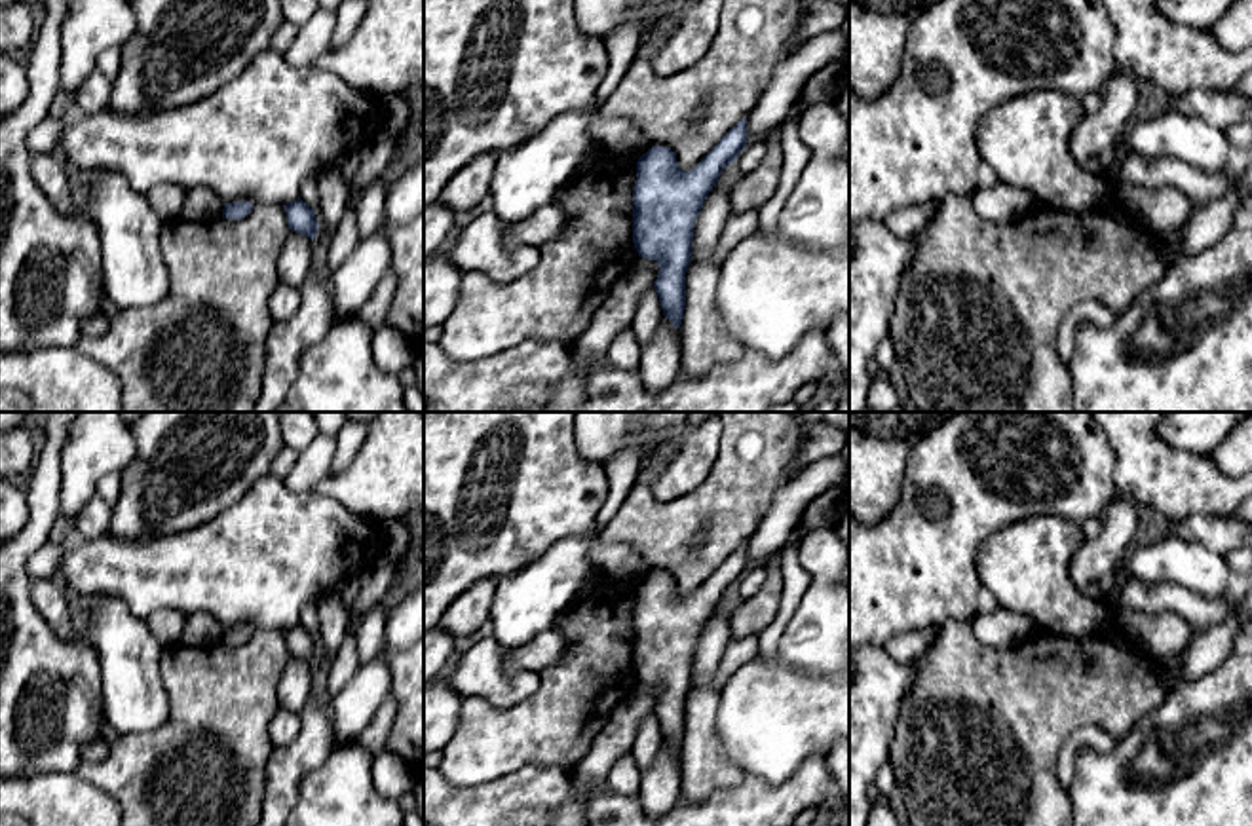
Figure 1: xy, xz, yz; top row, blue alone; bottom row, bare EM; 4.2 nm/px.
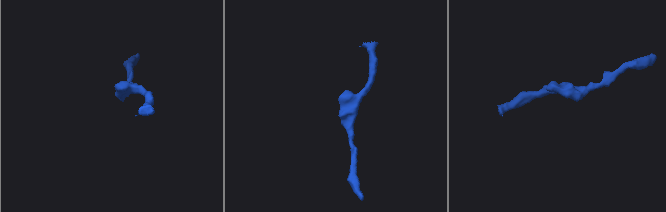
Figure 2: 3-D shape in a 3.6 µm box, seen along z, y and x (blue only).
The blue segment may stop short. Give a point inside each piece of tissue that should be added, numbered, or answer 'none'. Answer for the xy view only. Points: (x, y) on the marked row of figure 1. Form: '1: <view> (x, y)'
none

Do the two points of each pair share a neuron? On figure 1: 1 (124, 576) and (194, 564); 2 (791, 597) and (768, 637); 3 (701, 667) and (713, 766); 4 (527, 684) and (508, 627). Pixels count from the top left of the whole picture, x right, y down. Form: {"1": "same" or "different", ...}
{"1": "same", "2": "same", "3": "same", "4": "different"}

